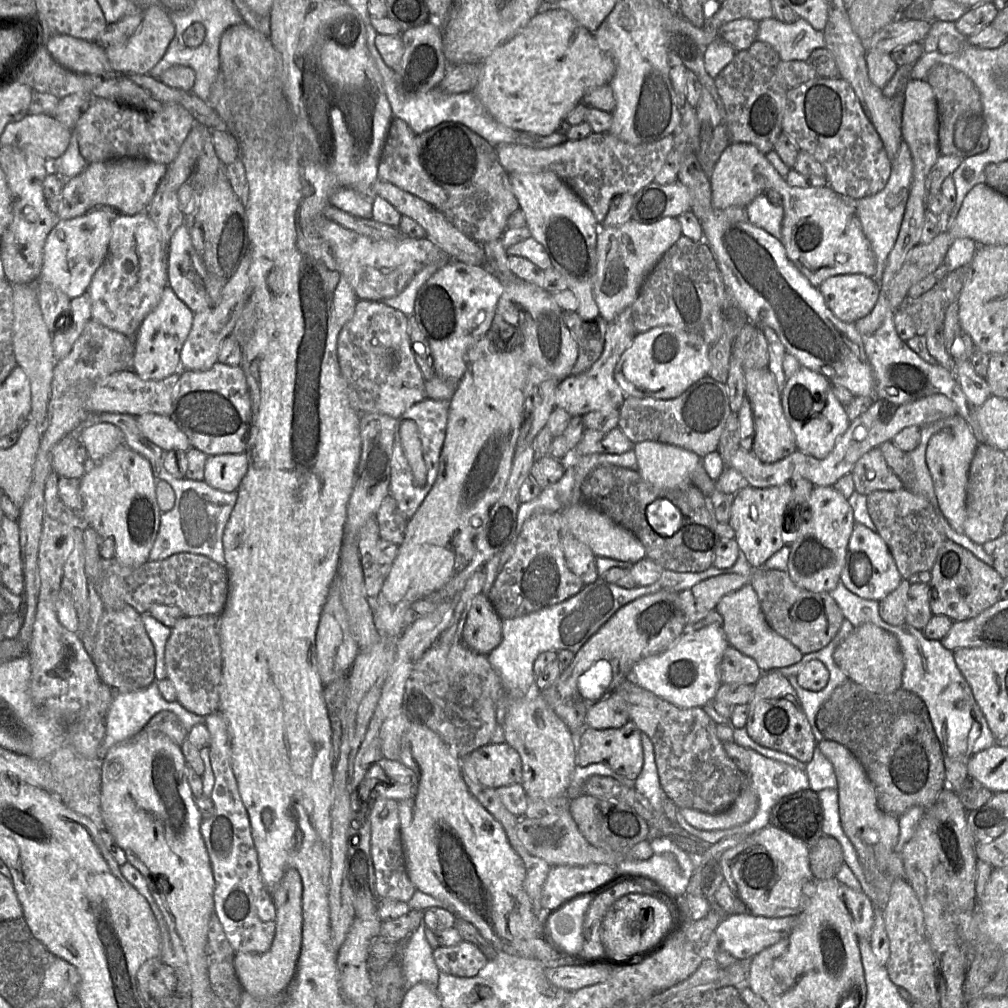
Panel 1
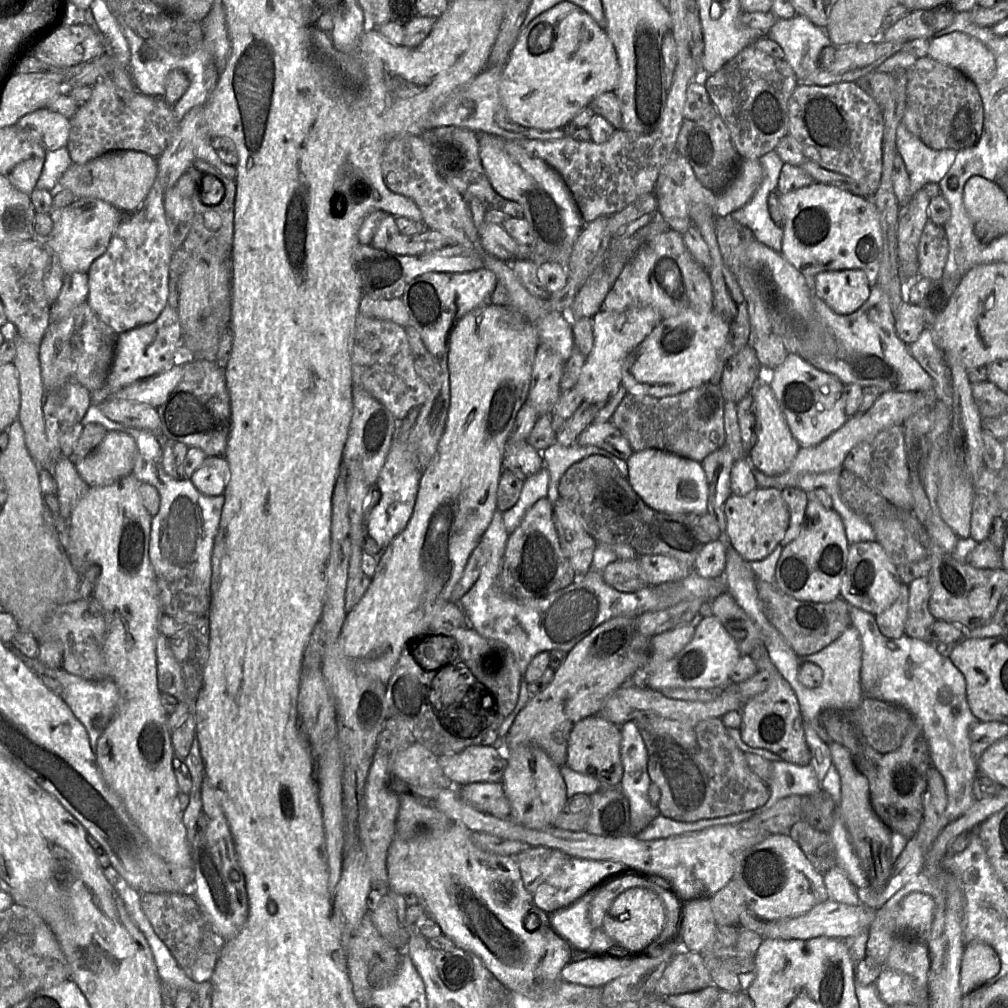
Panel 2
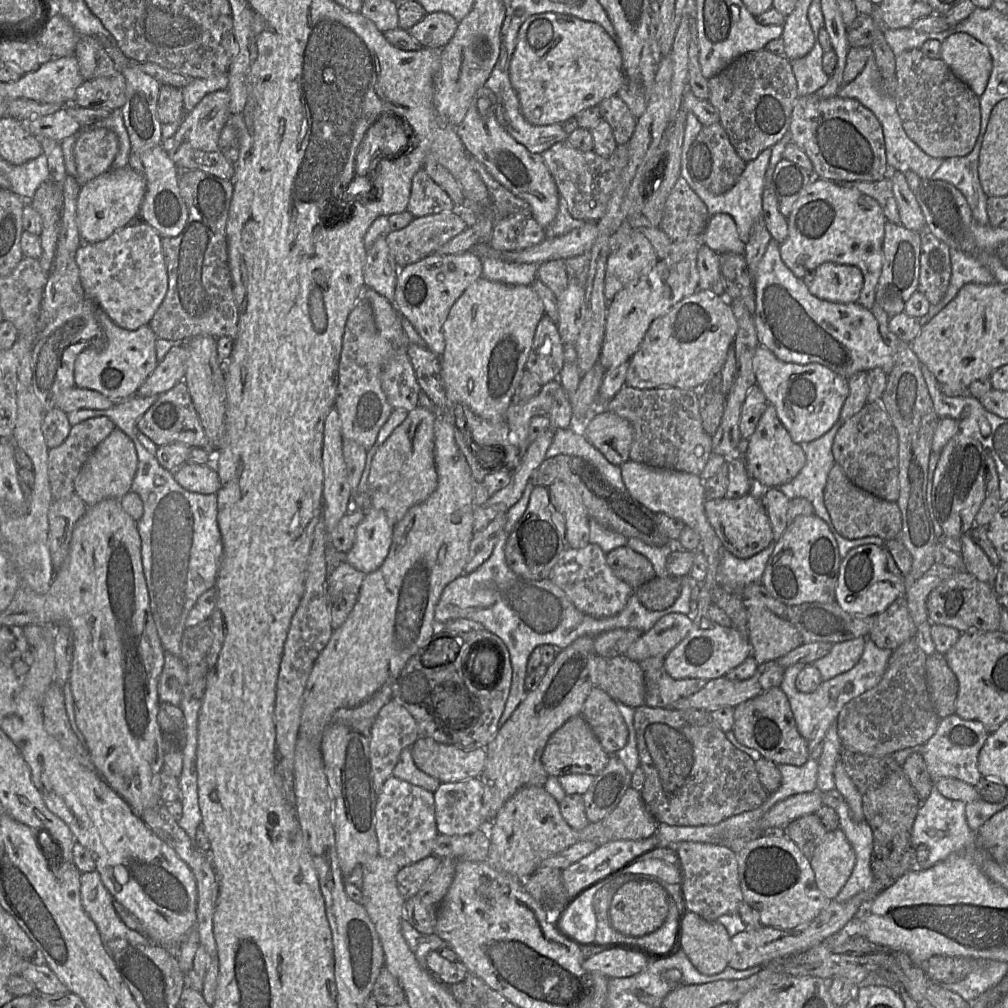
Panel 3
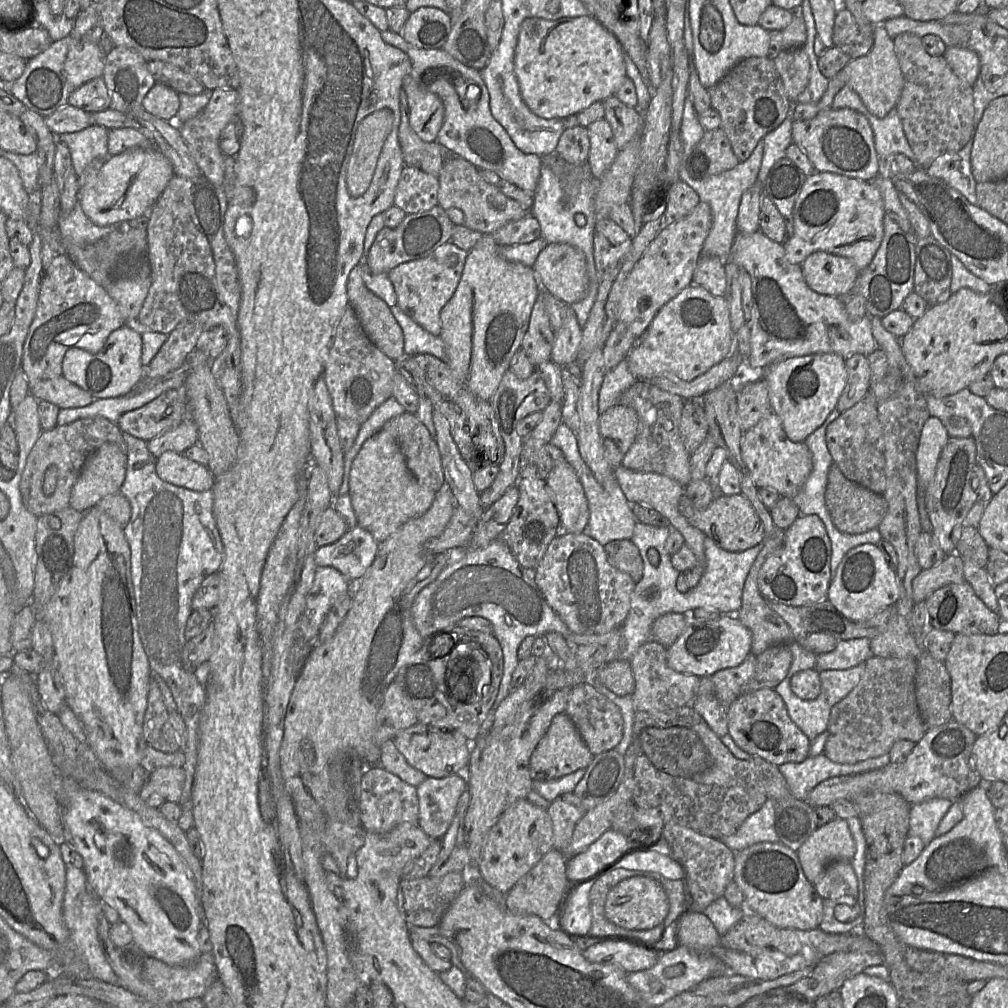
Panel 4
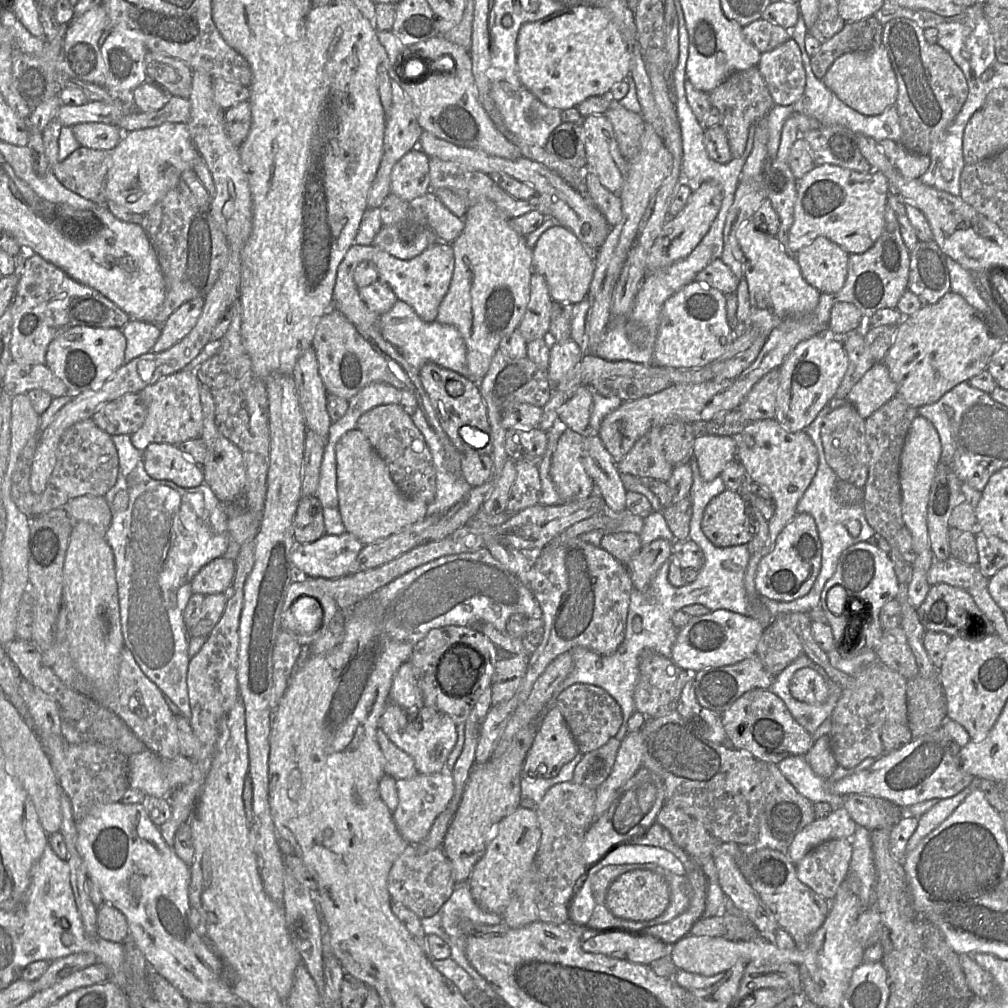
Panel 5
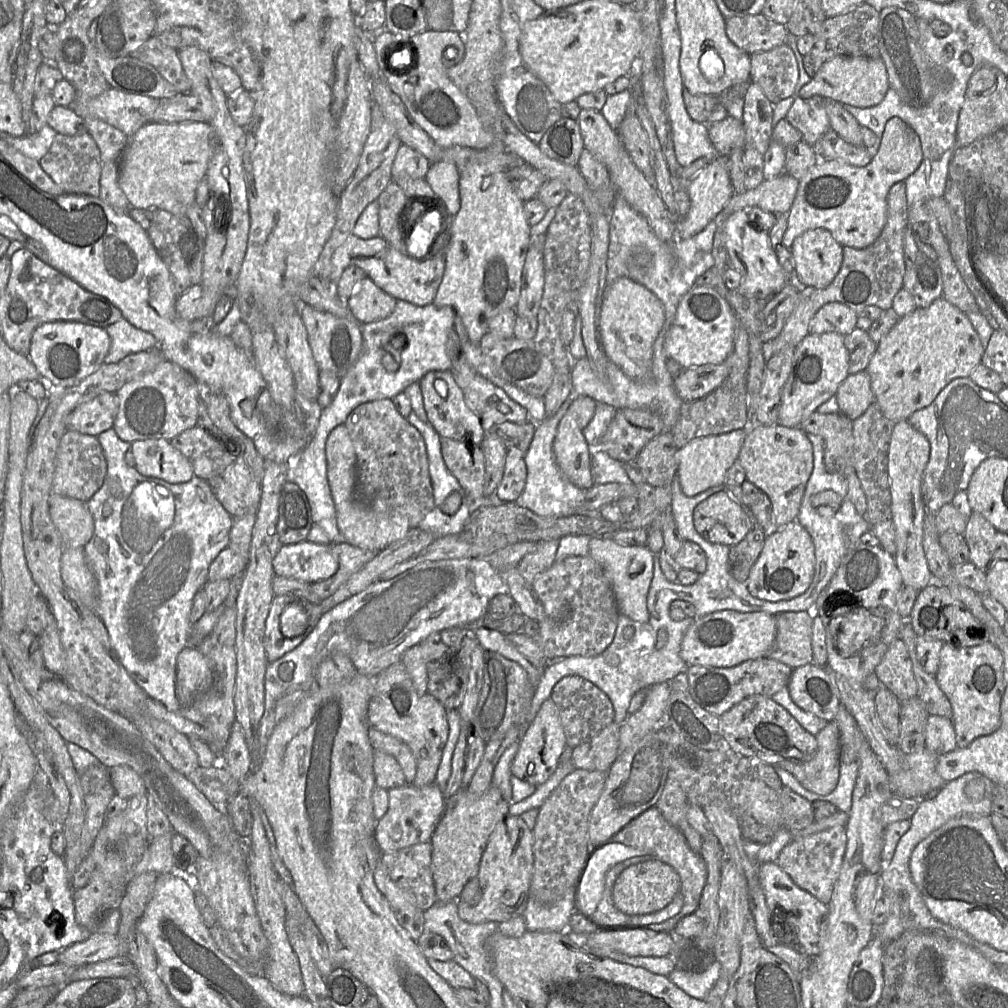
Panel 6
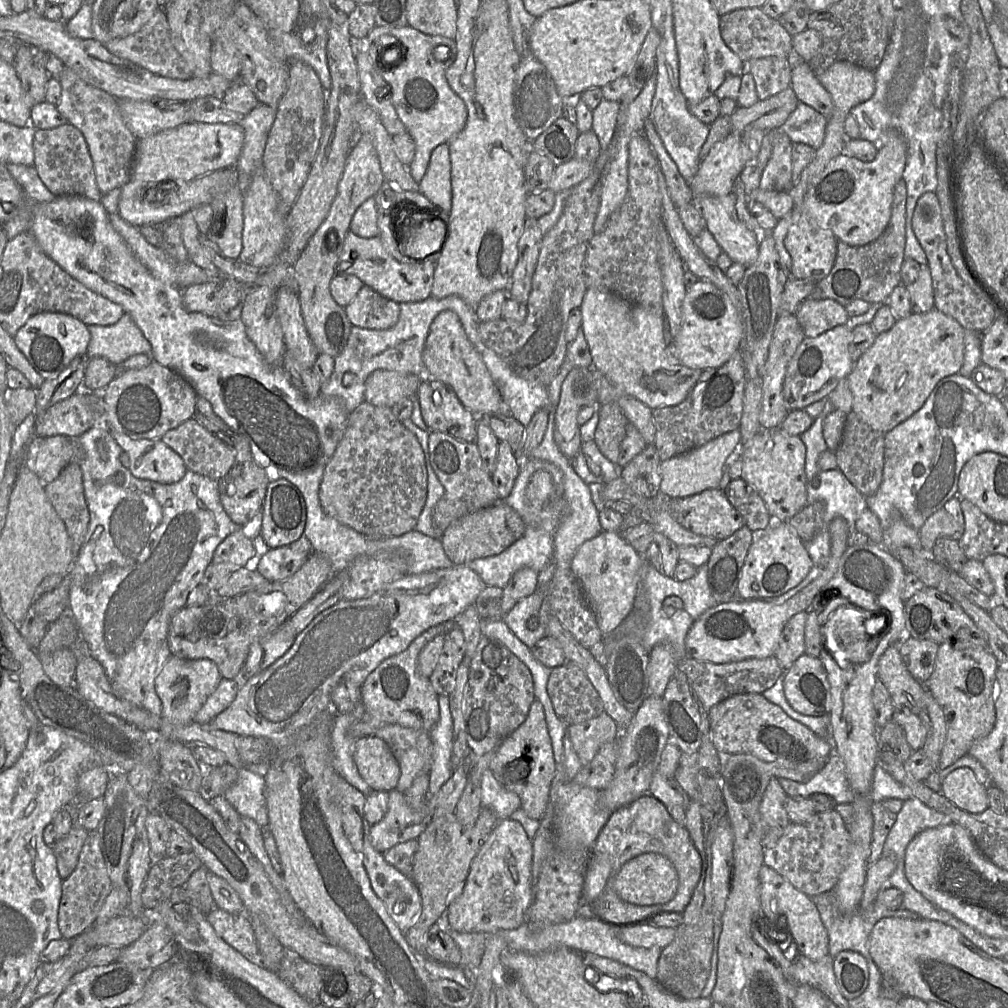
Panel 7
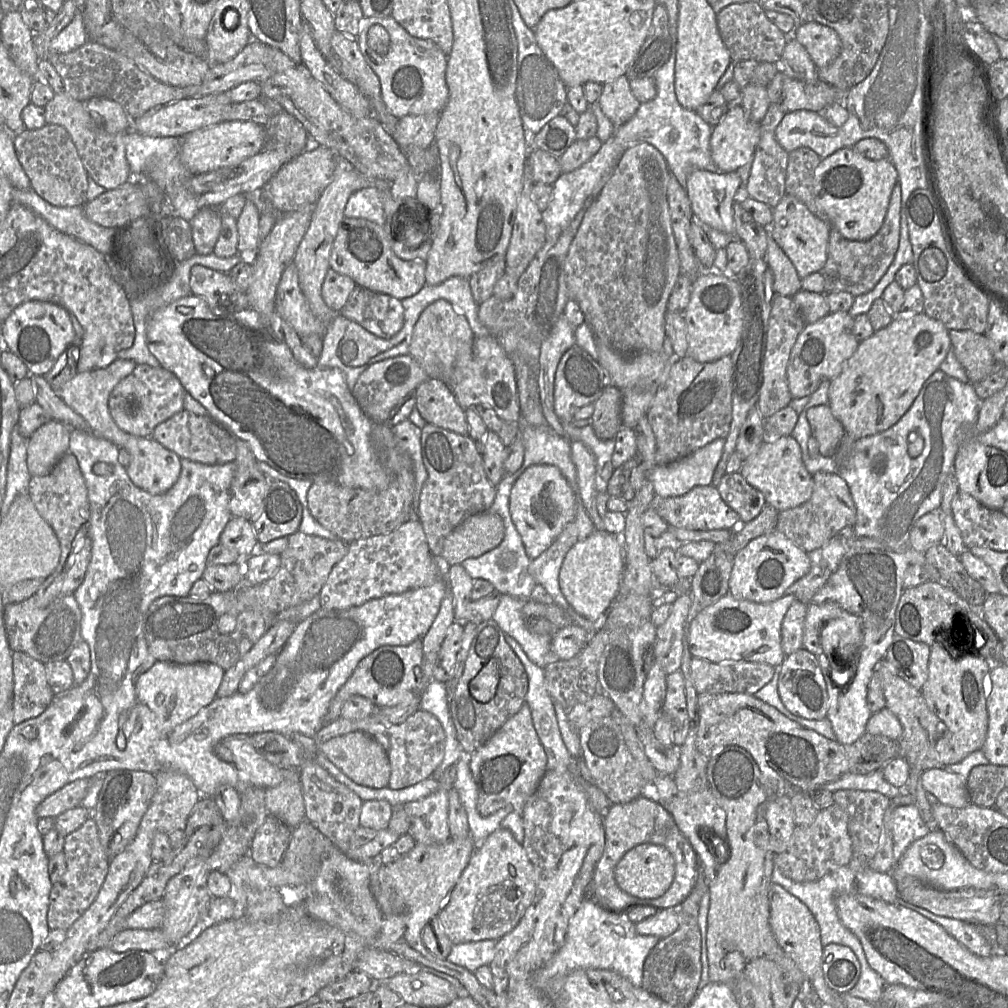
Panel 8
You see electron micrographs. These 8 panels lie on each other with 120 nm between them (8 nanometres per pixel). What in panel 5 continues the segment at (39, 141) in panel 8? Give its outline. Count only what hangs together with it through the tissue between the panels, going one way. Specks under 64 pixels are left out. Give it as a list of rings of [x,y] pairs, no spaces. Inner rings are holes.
[[[80,146],[66,159],[51,166],[55,177],[69,190],[97,203],[106,203],[104,184],[110,164],[110,151]]]

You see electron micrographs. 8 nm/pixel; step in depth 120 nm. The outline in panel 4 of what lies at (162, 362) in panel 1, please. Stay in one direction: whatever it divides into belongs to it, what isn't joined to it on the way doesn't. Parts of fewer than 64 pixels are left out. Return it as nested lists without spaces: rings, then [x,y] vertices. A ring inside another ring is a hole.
[[[125,325],[108,336],[99,352],[77,346],[69,347],[62,362],[62,377],[89,392],[94,399],[122,397],[132,392],[144,377],[141,356],[141,329]]]

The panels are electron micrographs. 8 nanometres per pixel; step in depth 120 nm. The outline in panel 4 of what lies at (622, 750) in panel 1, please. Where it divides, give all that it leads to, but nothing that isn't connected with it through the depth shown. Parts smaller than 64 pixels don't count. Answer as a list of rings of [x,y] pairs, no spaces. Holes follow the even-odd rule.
[[[560,713],[553,717],[548,730],[531,755],[530,776],[537,780],[554,780],[578,769],[586,769],[593,757],[594,755],[588,749],[570,717],[565,713]]]

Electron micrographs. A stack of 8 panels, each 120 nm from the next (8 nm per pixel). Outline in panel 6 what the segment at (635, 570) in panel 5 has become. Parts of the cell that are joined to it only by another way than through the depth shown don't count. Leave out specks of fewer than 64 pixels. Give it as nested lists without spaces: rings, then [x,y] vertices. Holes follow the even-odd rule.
[[[592,538],[588,555],[600,564],[609,580],[619,613],[634,621],[648,622],[647,596],[656,555],[647,546],[624,546],[610,538]]]

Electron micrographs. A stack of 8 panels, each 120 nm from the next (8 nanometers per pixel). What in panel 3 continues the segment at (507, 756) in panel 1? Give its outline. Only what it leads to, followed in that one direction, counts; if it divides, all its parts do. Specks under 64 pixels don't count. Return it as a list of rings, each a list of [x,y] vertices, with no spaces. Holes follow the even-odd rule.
[[[423,736],[410,751],[417,767],[441,783],[479,778],[487,758],[485,748],[464,749]]]

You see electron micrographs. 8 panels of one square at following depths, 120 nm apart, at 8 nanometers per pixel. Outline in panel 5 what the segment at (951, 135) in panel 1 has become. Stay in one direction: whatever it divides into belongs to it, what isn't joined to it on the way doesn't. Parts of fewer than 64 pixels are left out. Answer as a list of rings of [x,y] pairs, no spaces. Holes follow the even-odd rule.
[[[894,18],[887,22],[883,26],[883,36],[882,36],[882,45],[886,48],[893,70],[896,74],[897,82],[898,82],[898,97],[896,101],[896,107],[899,115],[900,120],[900,128],[901,128],[901,141],[900,145],[902,145],[906,150],[908,150],[911,153],[917,154],[917,155],[929,155],[931,148],[933,145],[940,139],[940,137],[946,132],[948,127],[953,123],[956,116],[961,111],[968,93],[969,88],[967,84],[967,80],[965,78],[965,75],[963,71],[959,68],[959,66],[955,63],[951,55],[940,45],[938,44],[930,44],[925,39],[924,35],[924,29],[922,29],[920,26],[918,26],[913,20],[908,18]]]

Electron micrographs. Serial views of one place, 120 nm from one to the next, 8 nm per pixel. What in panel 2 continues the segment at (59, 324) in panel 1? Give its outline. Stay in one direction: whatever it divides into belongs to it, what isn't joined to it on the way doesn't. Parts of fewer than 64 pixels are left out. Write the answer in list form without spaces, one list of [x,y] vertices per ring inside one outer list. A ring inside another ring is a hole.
[[[75,272],[63,276],[61,292],[51,307],[50,323],[67,317],[78,305],[87,301],[89,295],[88,276]]]

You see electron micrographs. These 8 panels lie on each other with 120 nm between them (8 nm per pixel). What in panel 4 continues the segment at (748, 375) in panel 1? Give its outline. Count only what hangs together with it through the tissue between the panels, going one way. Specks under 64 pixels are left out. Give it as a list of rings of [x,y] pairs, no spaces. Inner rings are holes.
[[[770,411],[756,426],[744,431],[741,452],[752,480],[758,488],[773,489],[781,497],[792,499],[803,487],[812,468],[812,454],[805,442],[791,441],[783,427],[780,418]]]

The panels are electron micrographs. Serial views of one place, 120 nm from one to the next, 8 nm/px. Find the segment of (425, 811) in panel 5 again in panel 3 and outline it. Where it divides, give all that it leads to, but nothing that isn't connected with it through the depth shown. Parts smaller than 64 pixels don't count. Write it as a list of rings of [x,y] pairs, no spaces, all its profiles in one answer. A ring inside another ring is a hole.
[[[480,778],[441,783],[433,792],[438,832],[454,836],[487,830],[492,821],[482,815],[483,793]]]

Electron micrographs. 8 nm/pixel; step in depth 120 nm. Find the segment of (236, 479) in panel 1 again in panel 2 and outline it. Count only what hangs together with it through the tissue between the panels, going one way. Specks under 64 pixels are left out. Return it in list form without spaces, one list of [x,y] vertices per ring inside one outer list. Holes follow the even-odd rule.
[[[224,456],[207,457],[189,479],[199,492],[207,496],[224,494],[230,476],[230,467]]]

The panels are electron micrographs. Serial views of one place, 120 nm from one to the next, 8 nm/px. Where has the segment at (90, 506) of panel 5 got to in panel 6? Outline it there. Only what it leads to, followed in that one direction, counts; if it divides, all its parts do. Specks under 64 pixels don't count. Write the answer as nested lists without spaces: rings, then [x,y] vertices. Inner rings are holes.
[[[51,494],[49,510],[52,521],[61,534],[64,549],[84,547],[92,538],[94,519],[86,502]]]

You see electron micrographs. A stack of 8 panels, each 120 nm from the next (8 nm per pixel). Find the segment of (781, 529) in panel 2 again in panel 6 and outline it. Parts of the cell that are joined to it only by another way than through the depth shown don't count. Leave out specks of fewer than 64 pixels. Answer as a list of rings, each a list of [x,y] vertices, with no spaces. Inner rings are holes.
[[[724,490],[699,503],[694,509],[693,521],[705,540],[727,546],[741,542],[752,526],[742,506]]]

